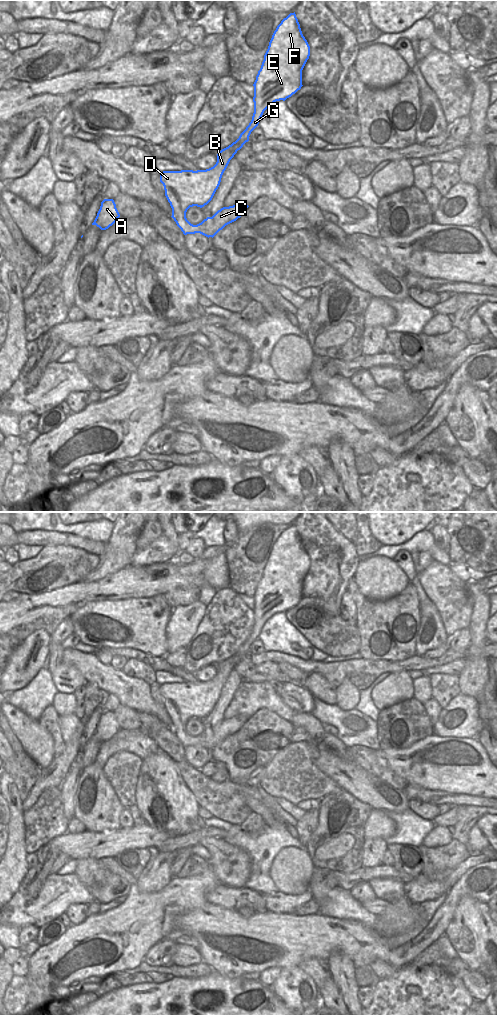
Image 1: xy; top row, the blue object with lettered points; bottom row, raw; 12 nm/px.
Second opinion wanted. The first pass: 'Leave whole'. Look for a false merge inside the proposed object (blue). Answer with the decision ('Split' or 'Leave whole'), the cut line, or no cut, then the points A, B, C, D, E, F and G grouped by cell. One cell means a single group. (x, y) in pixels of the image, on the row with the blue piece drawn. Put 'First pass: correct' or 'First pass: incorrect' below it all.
Leave whole. No split. Groups: A B C D E F G
First pass: correct

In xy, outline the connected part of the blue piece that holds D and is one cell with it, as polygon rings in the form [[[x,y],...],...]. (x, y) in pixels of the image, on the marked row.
[[[295,12],[290,13],[284,18],[274,31],[269,42],[268,49],[264,55],[261,68],[258,71],[254,86],[254,113],[252,120],[246,129],[240,134],[239,138],[228,147],[222,149],[217,154],[216,164],[206,170],[181,170],[163,171],[160,173],[160,182],[164,186],[165,196],[172,208],[172,218],[184,235],[200,233],[206,237],[214,237],[226,225],[236,221],[249,207],[245,203],[237,203],[233,206],[223,207],[212,217],[207,217],[197,225],[191,224],[186,218],[186,212],[190,207],[204,207],[213,198],[218,189],[222,175],[226,170],[230,160],[238,150],[249,141],[251,132],[258,126],[264,111],[274,102],[291,97],[302,85],[302,70],[309,59],[310,46],[302,34],[300,24]]]

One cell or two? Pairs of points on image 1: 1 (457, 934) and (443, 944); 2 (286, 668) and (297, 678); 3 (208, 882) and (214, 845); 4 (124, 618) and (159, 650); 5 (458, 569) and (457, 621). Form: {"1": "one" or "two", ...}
{"1": "two", "2": "one", "3": "two", "4": "one", "5": "two"}

